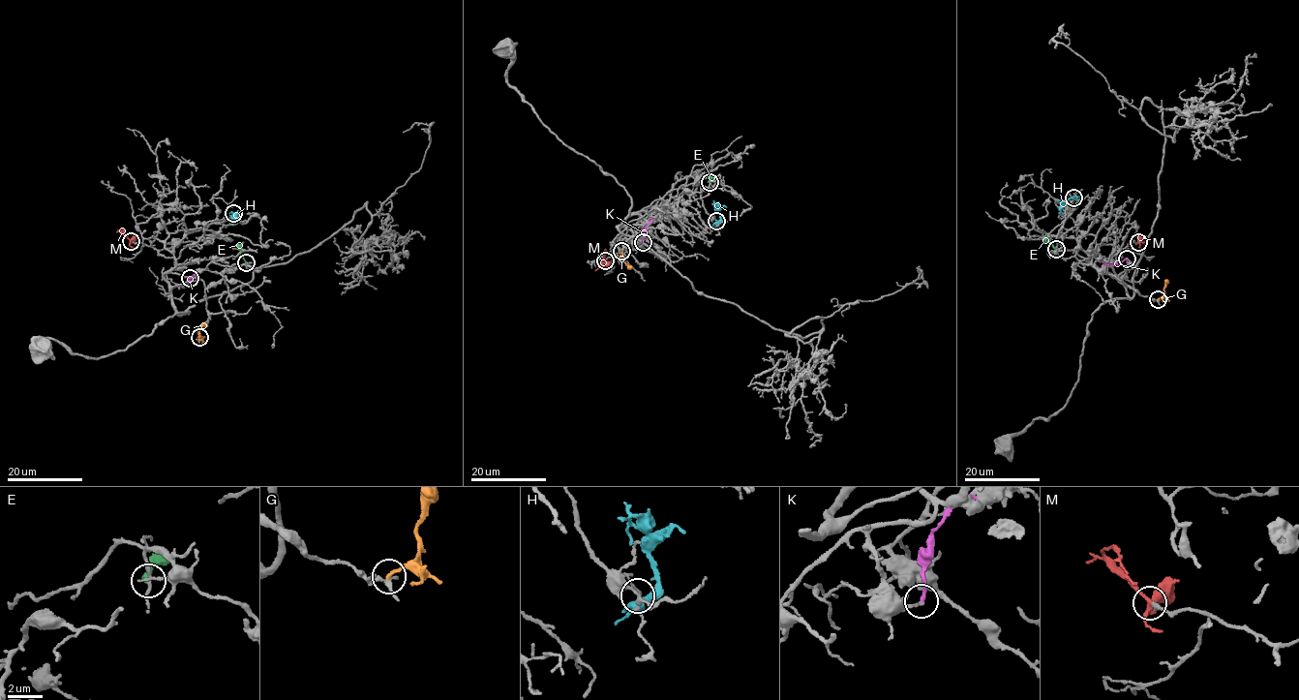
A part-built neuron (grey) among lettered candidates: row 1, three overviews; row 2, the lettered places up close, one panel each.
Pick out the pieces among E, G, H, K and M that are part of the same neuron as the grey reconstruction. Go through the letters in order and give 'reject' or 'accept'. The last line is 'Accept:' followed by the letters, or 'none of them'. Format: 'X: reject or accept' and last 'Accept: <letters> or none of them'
E: reject
G: reject
H: reject
K: reject
M: accept
Accept: M

